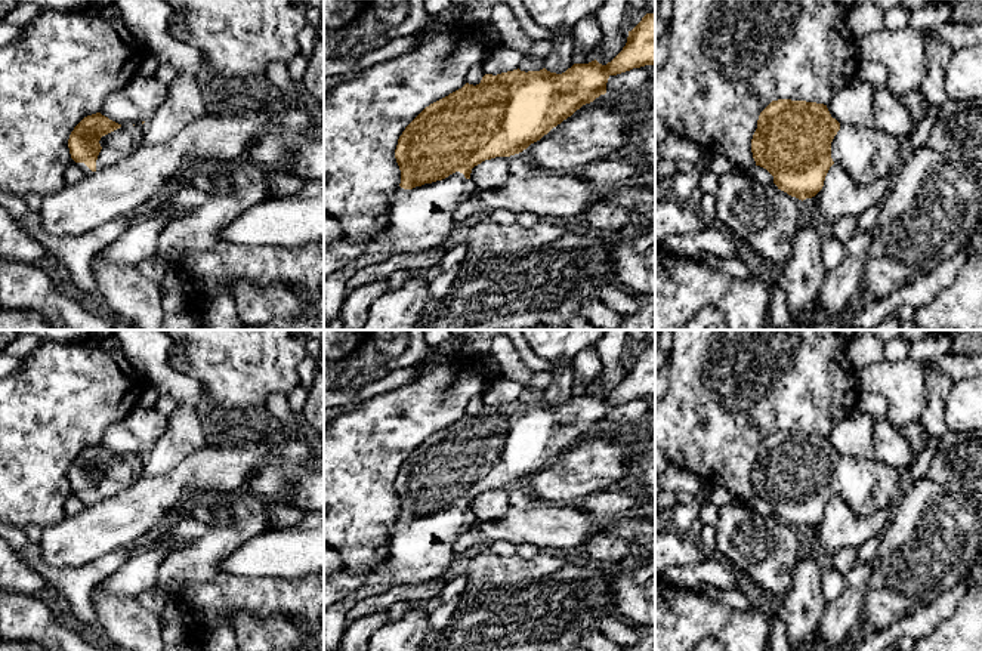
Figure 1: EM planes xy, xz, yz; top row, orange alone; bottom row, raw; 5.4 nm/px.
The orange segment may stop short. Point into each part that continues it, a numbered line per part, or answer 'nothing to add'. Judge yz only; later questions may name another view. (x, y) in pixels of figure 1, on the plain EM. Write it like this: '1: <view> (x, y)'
1: yz (868, 486)

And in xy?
1: xy (117, 477)

